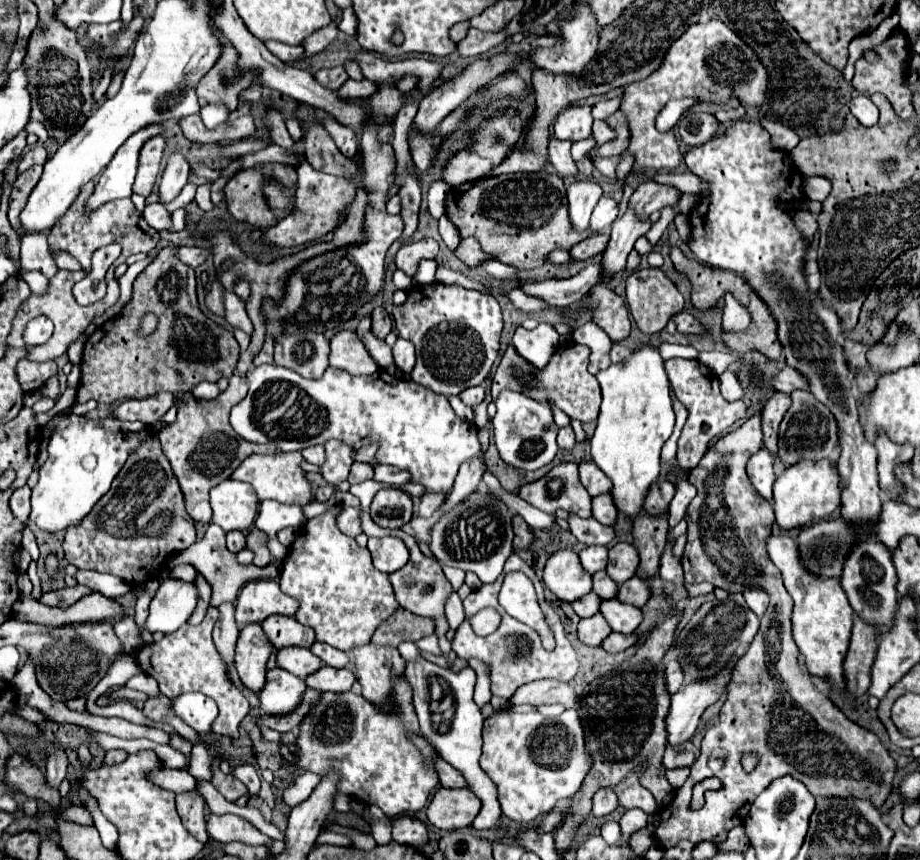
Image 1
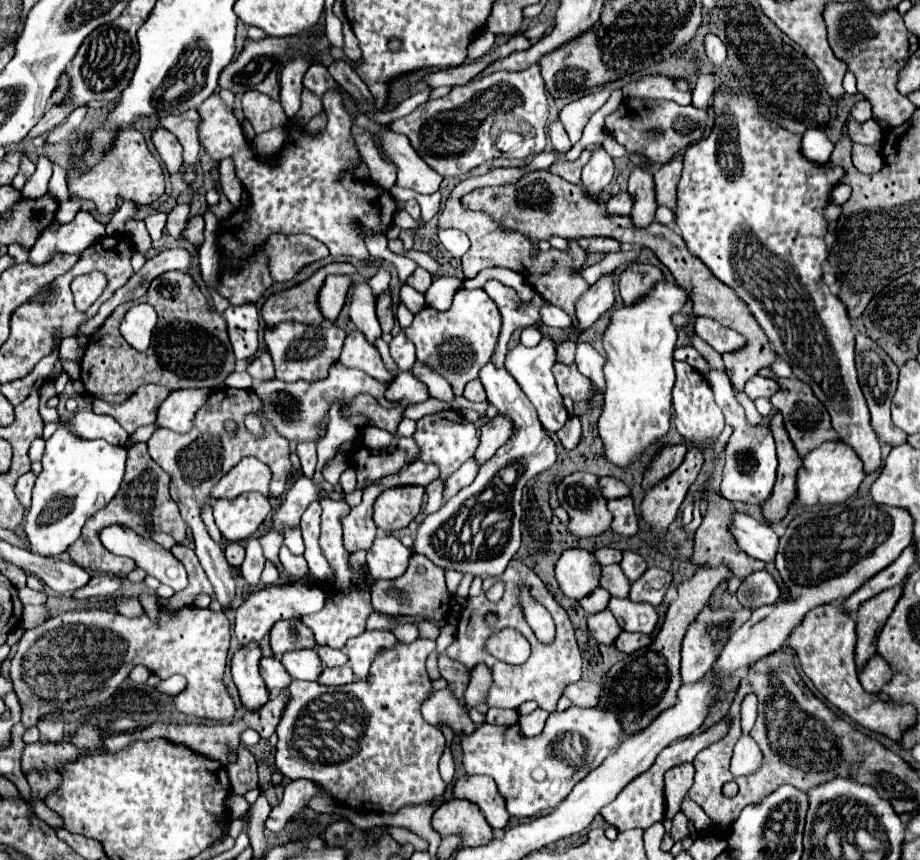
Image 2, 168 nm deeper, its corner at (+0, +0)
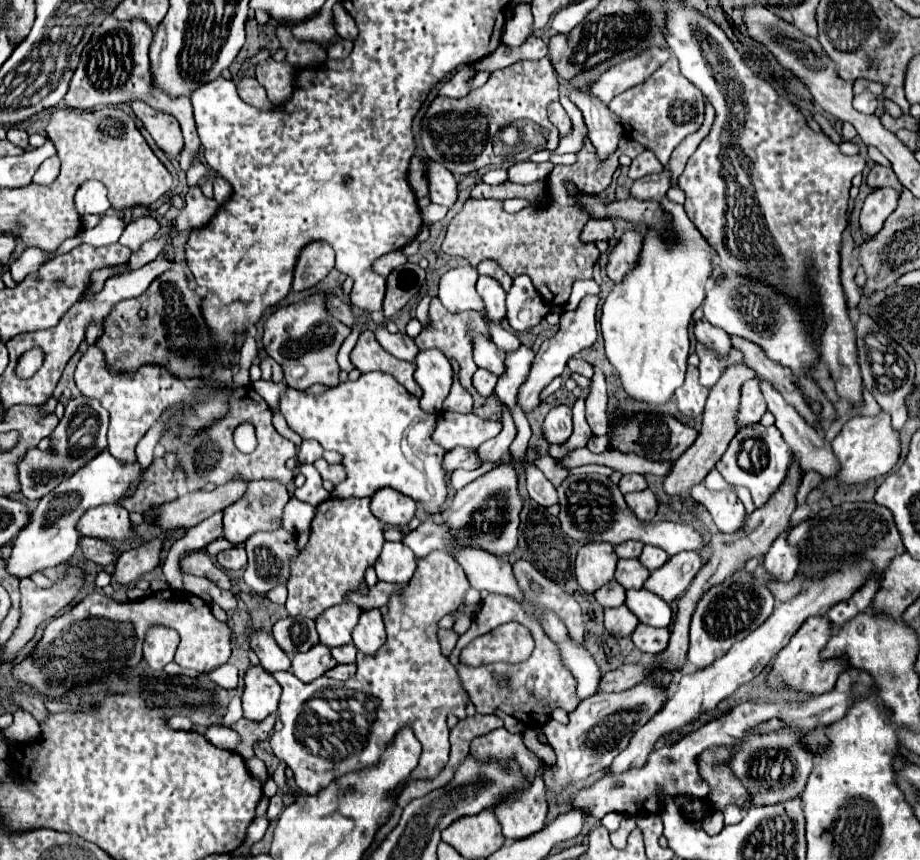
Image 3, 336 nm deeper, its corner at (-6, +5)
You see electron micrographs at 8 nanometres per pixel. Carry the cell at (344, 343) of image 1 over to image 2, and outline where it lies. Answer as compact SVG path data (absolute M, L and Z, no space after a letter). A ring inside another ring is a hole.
M351 331L347 335L339 361L345 367L353 367L353 369L365 371L373 379L377 379L381 383L387 383L387 385L397 377L395 373L391 373L385 367L385 363L381 361L379 351L375 349L375 345L371 345L369 341L365 341L365 337L363 337L361 331Z

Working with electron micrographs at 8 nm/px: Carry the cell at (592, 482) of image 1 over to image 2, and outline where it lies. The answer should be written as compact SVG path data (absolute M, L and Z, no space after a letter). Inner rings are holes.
M601 477L599 487L603 491L603 497L607 497L607 499L619 499L619 497L627 497L631 493L629 487L615 477Z

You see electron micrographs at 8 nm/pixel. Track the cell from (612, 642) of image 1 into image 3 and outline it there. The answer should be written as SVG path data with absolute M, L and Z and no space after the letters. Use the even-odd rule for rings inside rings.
M639 624L633 634L631 634L633 644L641 650L641 652L649 652L649 654L659 654L667 648L669 644L669 630L667 628L651 628L647 624Z

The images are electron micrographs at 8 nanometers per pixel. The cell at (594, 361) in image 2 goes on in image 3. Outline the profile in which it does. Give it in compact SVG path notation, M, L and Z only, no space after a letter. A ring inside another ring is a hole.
M593 366L593 386L589 390L589 396L585 400L587 404L587 422L593 430L593 434L601 436L607 434L607 386L605 386L605 376L603 372Z

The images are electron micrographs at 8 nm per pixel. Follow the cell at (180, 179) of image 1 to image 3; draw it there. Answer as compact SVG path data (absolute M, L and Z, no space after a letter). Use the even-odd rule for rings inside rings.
M131 102L131 108L135 116L143 122L145 130L153 136L153 140L165 154L171 154L171 156L181 154L185 142L183 142L179 122L173 116L157 112L143 102Z

